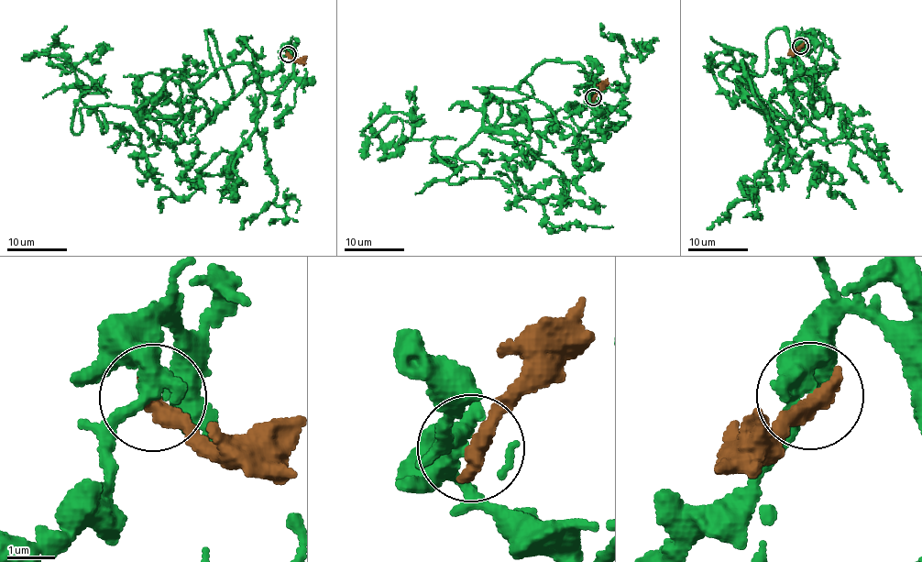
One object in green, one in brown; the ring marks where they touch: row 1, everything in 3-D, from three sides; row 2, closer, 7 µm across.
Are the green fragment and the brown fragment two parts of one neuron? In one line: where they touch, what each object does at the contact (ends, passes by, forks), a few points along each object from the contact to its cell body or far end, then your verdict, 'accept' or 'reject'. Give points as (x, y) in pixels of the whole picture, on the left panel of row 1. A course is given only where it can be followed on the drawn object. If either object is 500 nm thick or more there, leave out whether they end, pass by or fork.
(288, 54) | green passes by | brown ends | green via (288, 53), (234, 98), (207, 31), (217, 76), (78, 133), (91, 81), (38, 52), (90, 88) | brown via (288, 53), (306, 63) | reject

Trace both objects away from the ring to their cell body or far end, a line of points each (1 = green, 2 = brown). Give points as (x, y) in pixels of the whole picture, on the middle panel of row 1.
1: (593, 98), (576, 133), (488, 88), (455, 164), (399, 119), (363, 133), (423, 114)
2: (593, 98), (600, 90), (600, 84), (608, 78)

